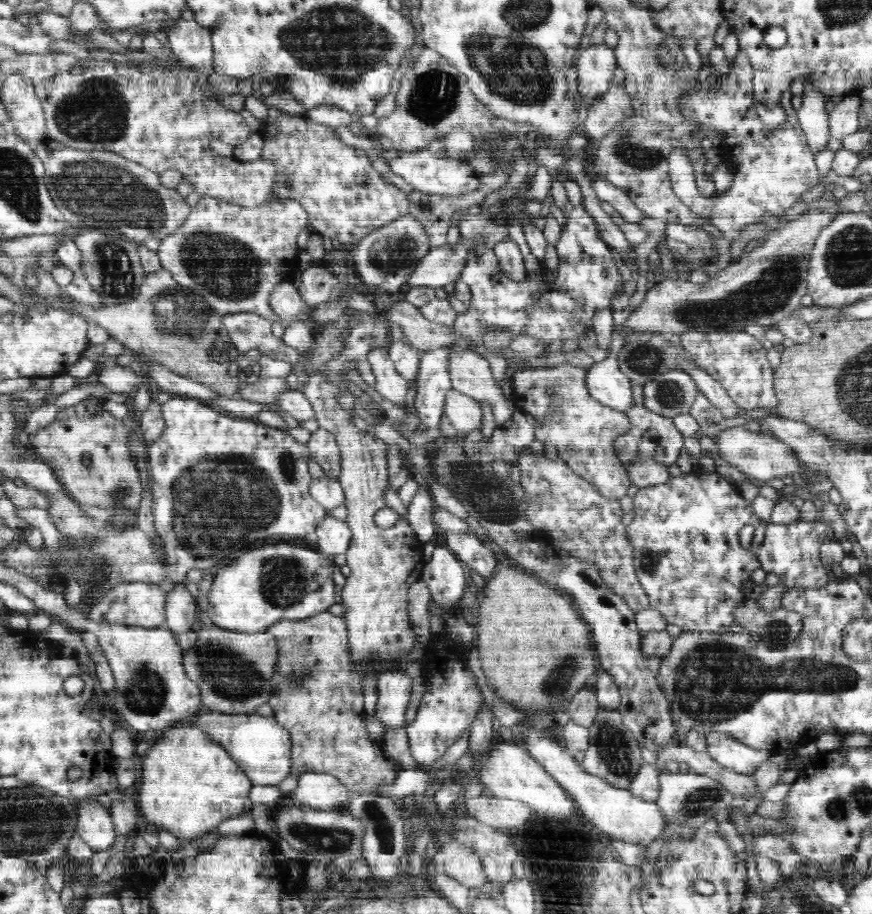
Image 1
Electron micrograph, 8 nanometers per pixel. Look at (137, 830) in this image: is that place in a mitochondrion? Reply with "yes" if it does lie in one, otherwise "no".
no

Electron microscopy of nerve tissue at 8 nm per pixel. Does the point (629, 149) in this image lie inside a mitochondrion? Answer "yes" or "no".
yes

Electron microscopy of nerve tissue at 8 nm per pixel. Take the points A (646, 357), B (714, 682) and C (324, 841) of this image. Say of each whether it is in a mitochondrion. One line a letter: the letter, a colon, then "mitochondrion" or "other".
A: mitochondrion
B: mitochondrion
C: mitochondrion

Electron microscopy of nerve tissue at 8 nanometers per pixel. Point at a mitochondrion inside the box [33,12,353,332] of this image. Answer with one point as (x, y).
(100, 192)

